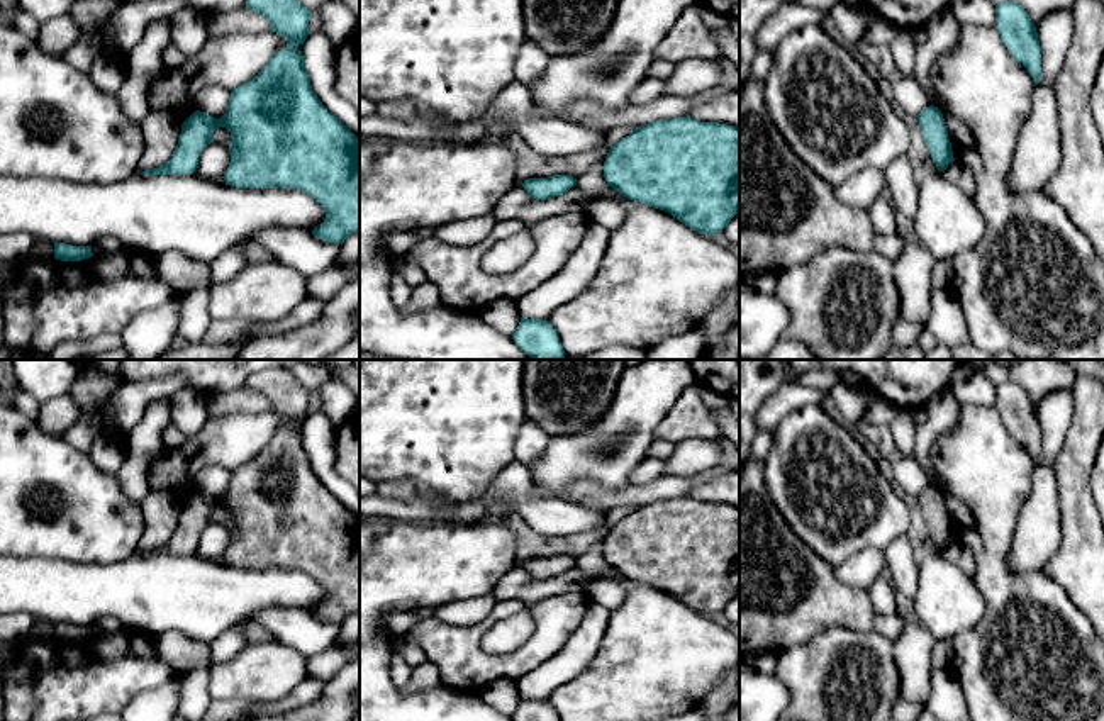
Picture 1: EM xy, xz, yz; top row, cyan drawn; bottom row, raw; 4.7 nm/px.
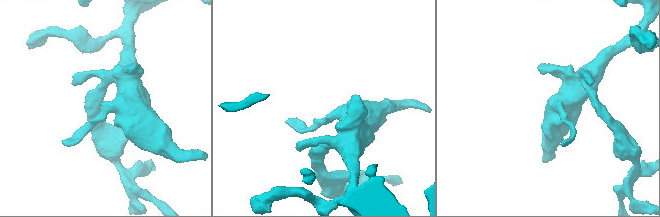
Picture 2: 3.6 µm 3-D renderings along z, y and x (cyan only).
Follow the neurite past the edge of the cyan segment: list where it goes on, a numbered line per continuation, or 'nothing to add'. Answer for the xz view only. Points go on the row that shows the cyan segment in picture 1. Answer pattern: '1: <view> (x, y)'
1: xz (533, 163)

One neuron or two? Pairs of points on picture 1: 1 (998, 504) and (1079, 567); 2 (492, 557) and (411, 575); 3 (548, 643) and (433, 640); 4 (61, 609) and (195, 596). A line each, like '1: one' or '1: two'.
1: two
2: one
3: one
4: one

